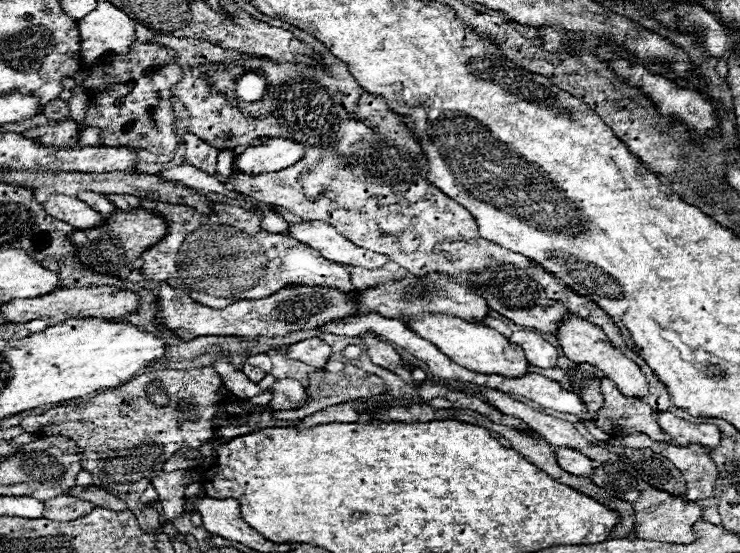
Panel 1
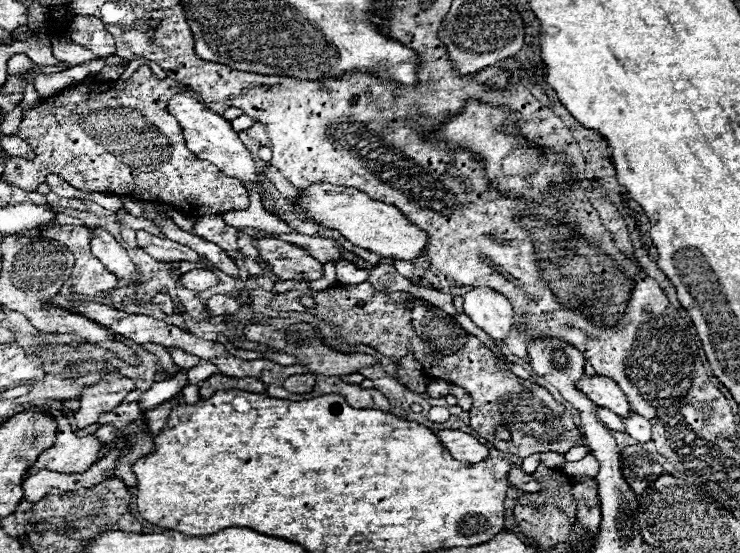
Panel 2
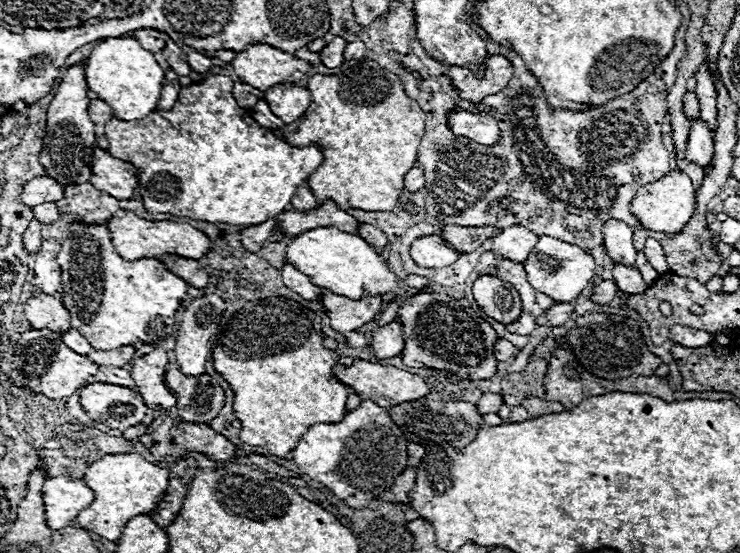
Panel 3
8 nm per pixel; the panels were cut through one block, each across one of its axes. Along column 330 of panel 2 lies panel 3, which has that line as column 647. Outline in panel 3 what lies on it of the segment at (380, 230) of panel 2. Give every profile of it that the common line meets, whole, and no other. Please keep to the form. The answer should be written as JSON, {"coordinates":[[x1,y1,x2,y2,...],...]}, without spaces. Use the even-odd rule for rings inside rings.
{"coordinates":[[674,170,668,176,662,176,660,180,638,188,634,200,630,202,630,212,638,218,638,222,646,230,664,234,674,234,682,230,690,220,690,216,694,214,694,208,696,208,696,190,692,188,690,178,680,170]]}

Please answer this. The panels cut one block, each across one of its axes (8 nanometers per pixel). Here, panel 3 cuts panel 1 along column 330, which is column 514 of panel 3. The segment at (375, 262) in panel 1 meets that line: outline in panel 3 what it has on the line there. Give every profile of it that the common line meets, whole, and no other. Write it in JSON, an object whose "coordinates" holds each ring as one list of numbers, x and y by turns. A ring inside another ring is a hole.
{"coordinates":[[510,226,498,232,498,236,492,238,492,252,496,258,508,258,524,262,538,242,538,236,532,234,524,226]]}

